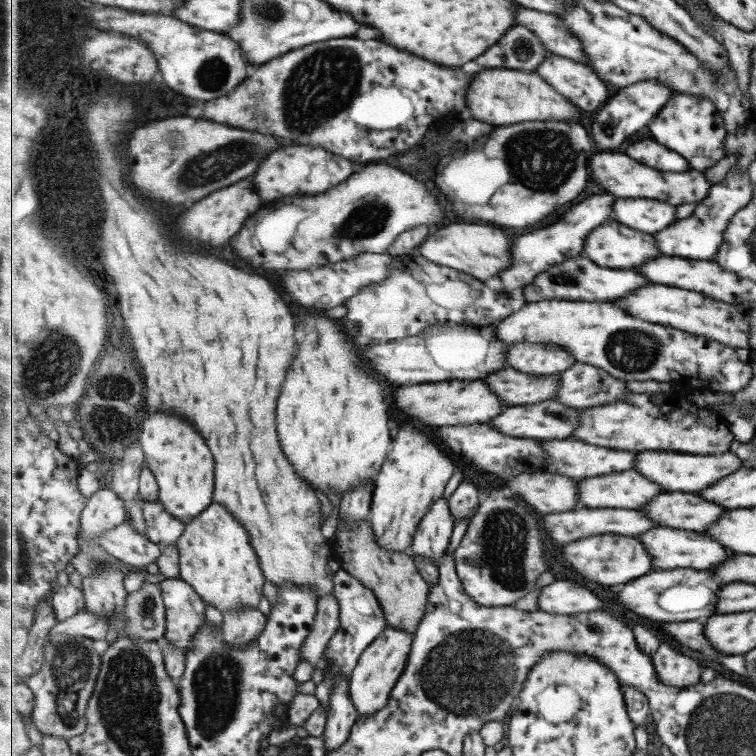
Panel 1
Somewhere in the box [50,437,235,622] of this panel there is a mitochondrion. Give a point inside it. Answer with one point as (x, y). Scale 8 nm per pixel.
(146, 609)

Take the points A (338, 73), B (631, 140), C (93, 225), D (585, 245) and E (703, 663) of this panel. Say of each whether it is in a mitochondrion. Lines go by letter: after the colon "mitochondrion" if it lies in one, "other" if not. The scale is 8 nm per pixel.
A: mitochondrion
B: other
C: other
D: other
E: other

